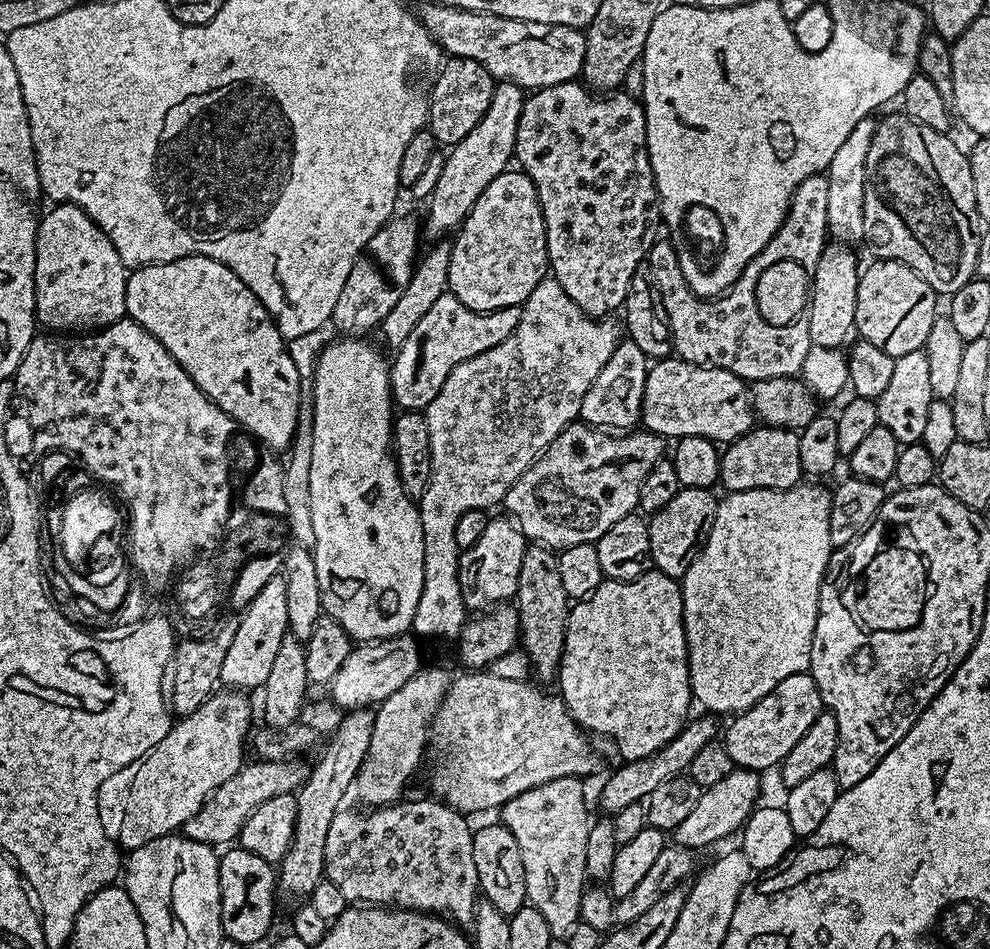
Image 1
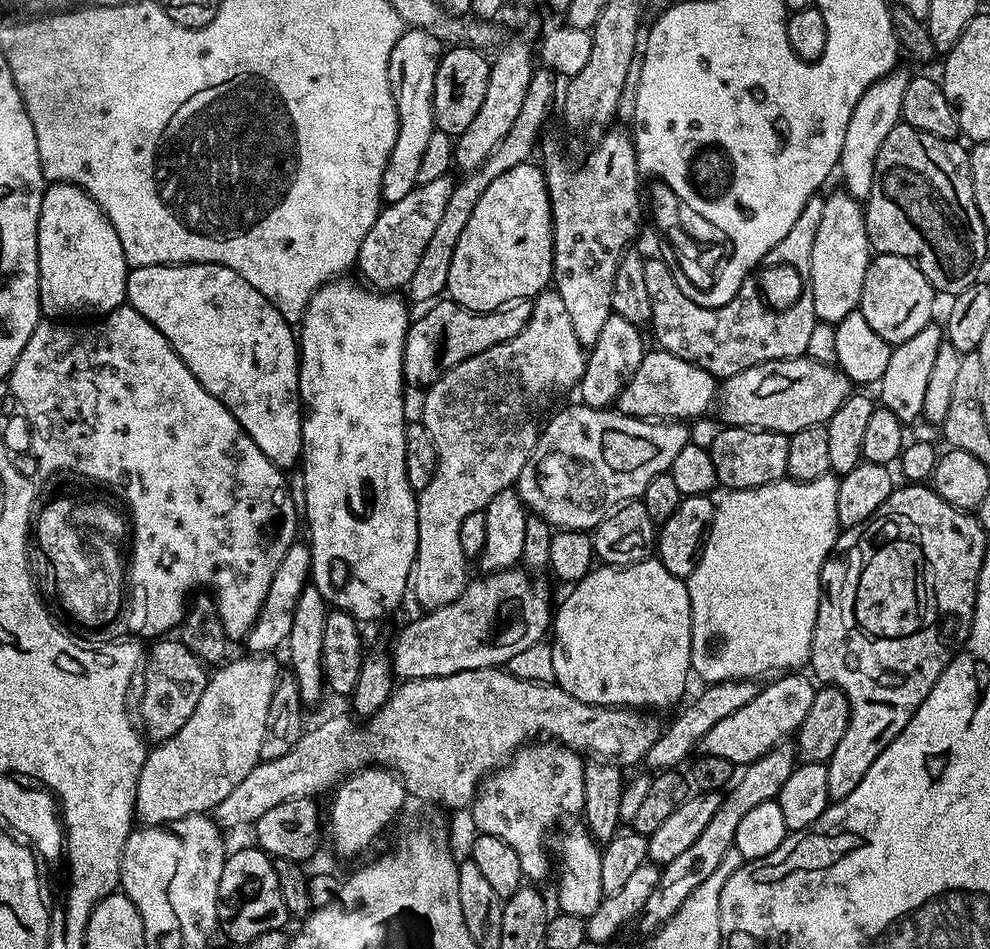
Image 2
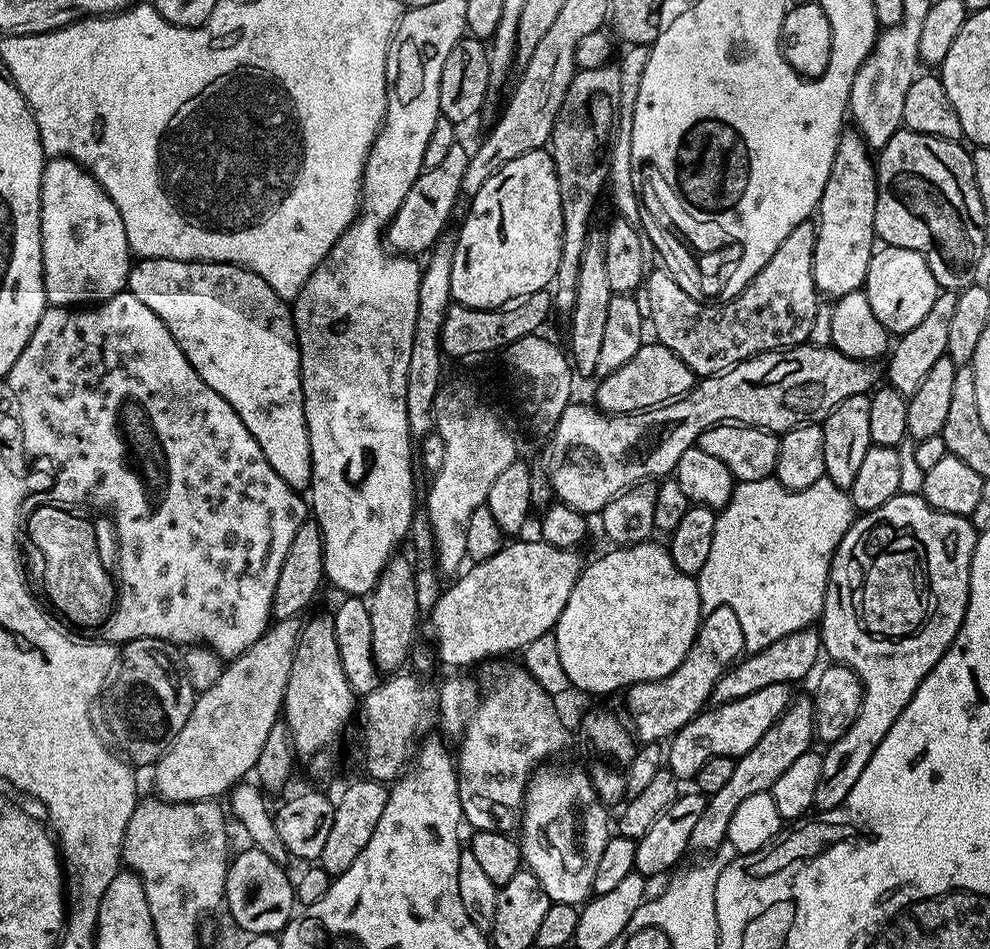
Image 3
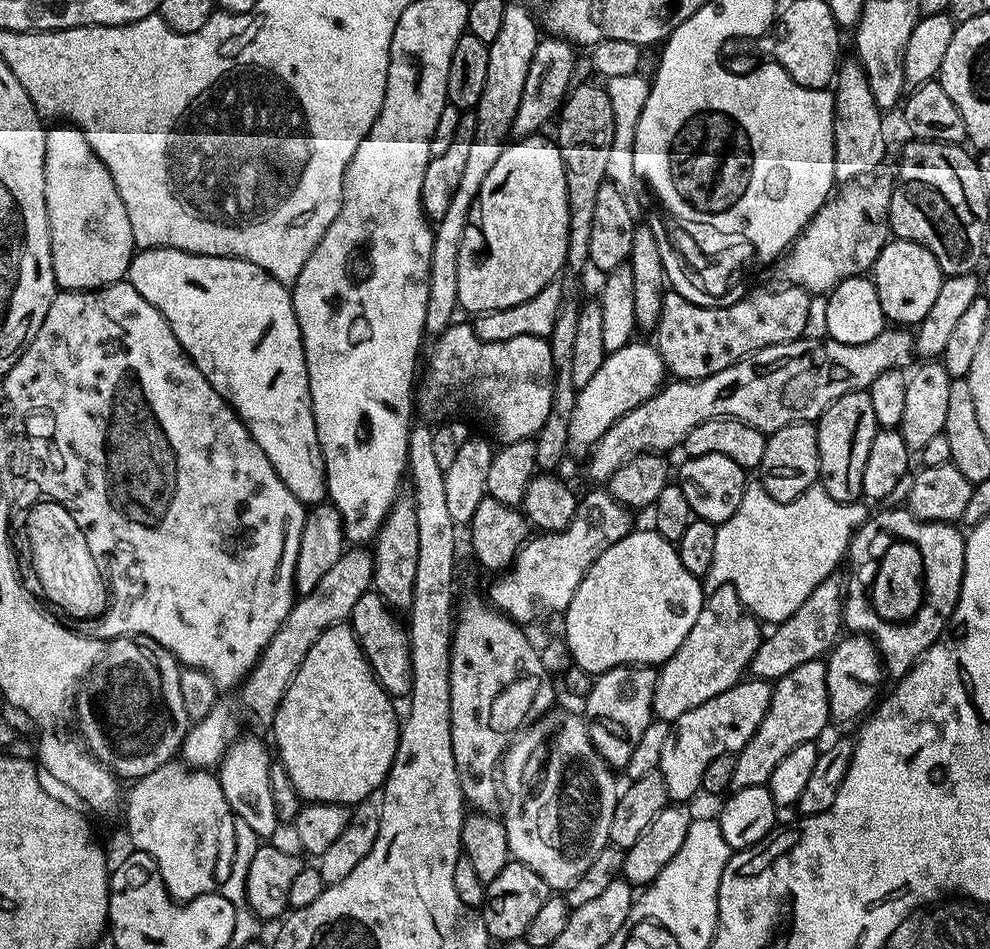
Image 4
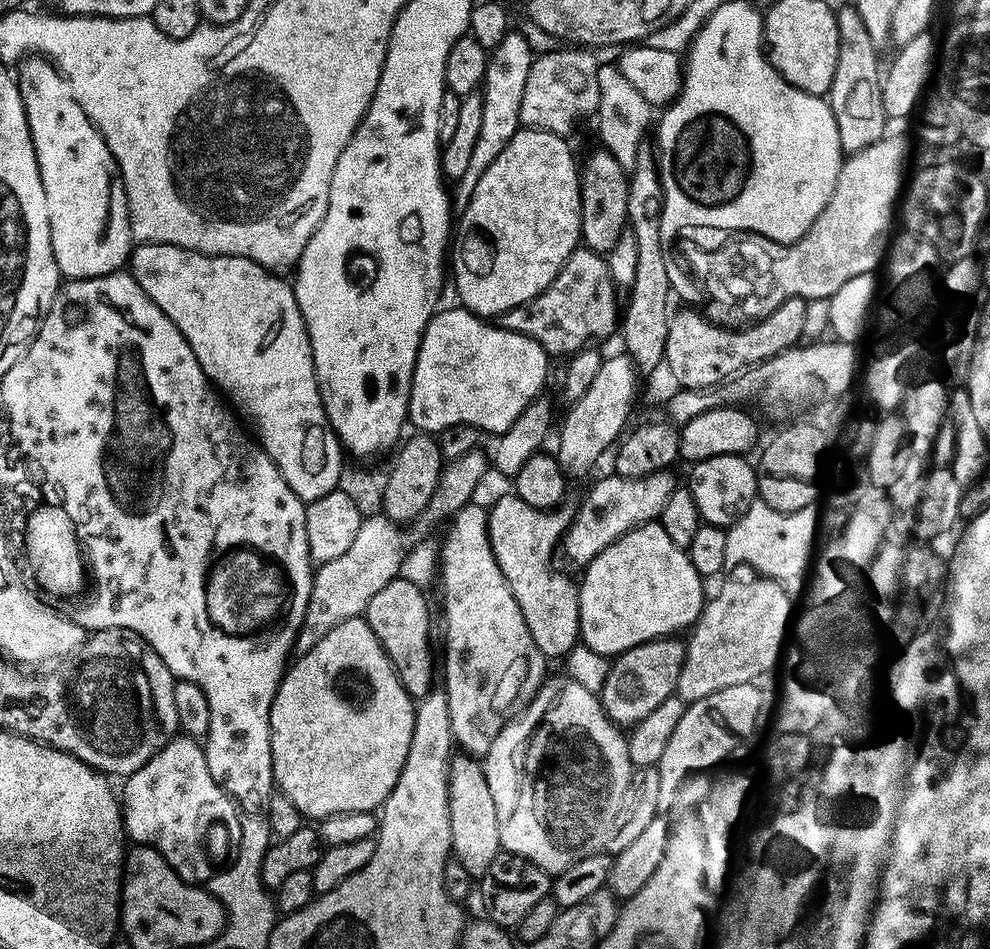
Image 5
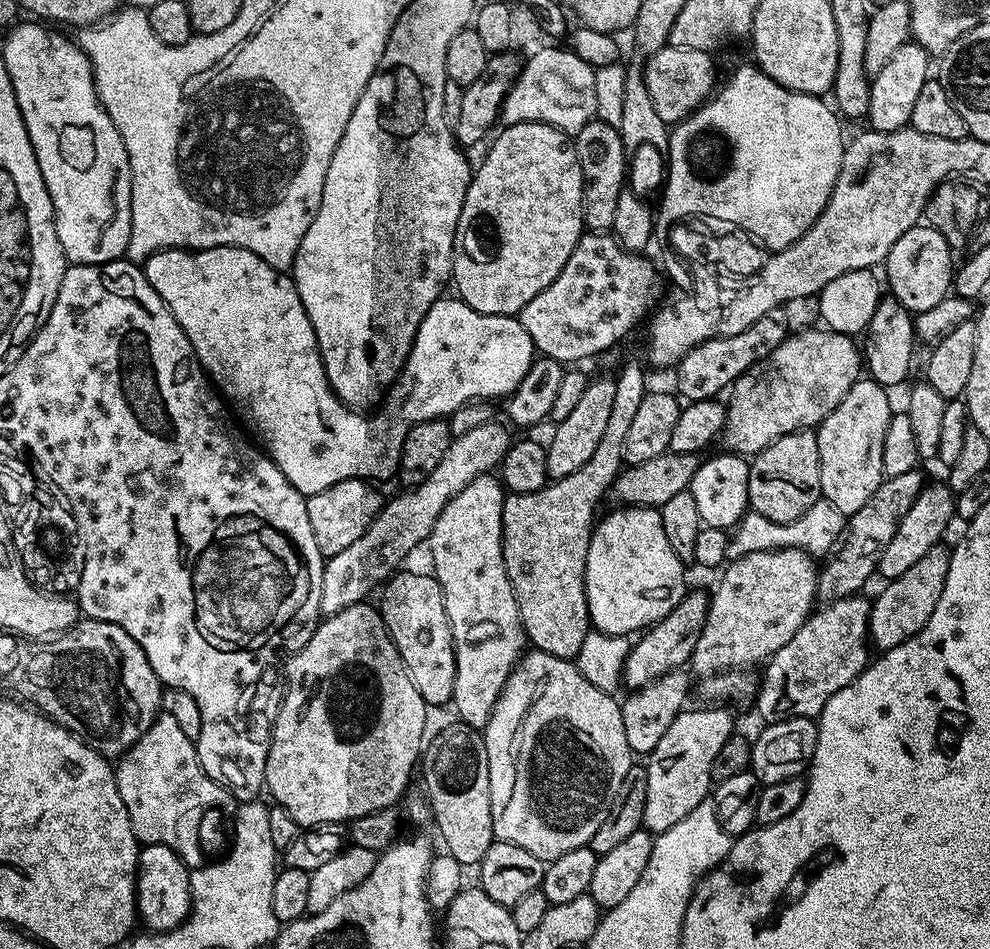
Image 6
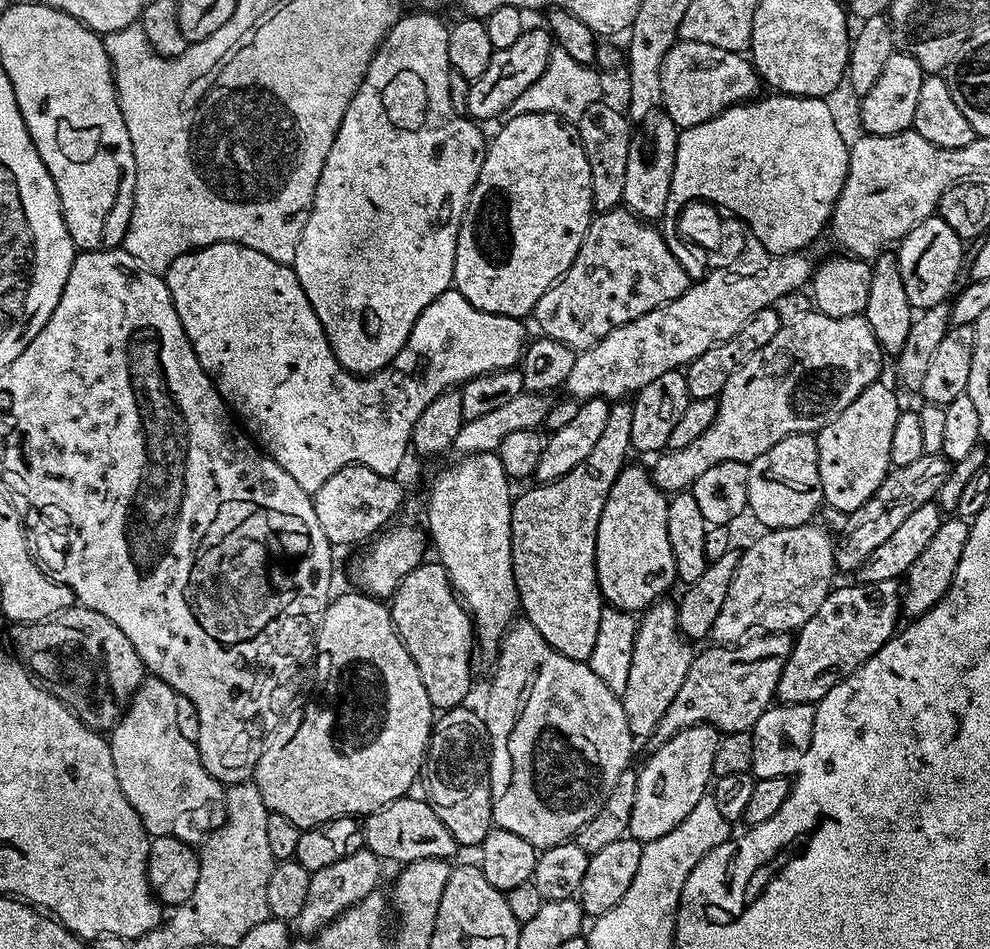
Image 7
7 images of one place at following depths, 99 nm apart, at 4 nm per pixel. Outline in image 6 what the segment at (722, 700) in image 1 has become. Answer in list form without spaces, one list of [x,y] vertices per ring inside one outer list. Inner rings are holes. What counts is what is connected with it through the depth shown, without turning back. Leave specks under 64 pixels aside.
[[[821,498],[806,514],[802,514],[794,522],[779,524],[770,522],[770,518],[762,518],[762,514],[749,511],[739,524],[735,525],[734,535],[730,540],[733,553],[769,552],[775,548],[800,548],[813,558],[823,557],[834,546],[834,542],[844,535],[846,518],[830,501]]]

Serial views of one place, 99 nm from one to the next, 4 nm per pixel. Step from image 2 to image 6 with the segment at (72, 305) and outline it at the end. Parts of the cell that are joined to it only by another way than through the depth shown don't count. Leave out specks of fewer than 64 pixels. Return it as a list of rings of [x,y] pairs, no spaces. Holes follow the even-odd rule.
[[[17,23],[7,33],[2,62],[10,74],[14,98],[24,119],[38,170],[42,170],[42,182],[46,182],[50,194],[58,242],[69,265],[114,262],[128,251],[132,225],[132,175],[126,146],[114,122],[110,122],[110,114],[106,114],[100,104],[92,77],[92,63],[79,43],[75,39],[67,40],[62,33],[55,32],[60,30],[47,23],[32,23],[36,24]]]

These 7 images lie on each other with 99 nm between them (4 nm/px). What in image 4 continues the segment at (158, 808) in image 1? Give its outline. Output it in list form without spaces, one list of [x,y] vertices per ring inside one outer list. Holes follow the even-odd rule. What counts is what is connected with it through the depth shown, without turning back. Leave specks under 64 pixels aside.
[[[356,546],[340,555],[334,567],[318,581],[318,586],[293,603],[290,614],[286,614],[282,626],[278,626],[274,638],[270,638],[262,650],[258,662],[245,676],[243,684],[235,689],[236,697],[233,700],[218,699],[206,718],[189,727],[182,745],[182,760],[187,767],[193,770],[215,769],[228,745],[243,729],[240,727],[244,720],[253,716],[256,720],[271,721],[310,646],[314,646],[314,642],[318,642],[330,626],[345,623],[352,615],[354,602],[358,602],[360,595],[372,588],[372,552],[364,550]]]

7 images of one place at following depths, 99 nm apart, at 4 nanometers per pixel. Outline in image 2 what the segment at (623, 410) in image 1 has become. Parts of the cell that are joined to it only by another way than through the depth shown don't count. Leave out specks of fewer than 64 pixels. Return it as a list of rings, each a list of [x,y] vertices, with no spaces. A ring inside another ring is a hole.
[[[612,315],[606,318],[602,326],[602,334],[598,334],[598,342],[587,353],[584,373],[578,385],[579,399],[591,408],[607,408],[615,405],[622,390],[634,378],[638,366],[642,362],[646,345],[640,337],[641,329],[635,324],[626,322],[626,318]]]

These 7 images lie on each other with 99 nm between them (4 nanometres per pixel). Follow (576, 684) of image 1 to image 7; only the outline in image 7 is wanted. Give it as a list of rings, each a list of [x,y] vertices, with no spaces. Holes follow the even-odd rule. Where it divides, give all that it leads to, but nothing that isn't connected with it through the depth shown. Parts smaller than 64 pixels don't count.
[[[629,463],[618,474],[596,535],[596,577],[600,595],[613,608],[639,613],[657,600],[667,597],[672,584],[677,583],[674,554],[666,534],[666,514],[669,497],[655,482],[647,467]]]

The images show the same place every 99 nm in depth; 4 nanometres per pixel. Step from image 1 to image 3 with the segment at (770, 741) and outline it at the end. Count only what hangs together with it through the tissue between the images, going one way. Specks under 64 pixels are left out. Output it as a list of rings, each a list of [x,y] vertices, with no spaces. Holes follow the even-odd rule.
[[[786,684],[765,686],[763,690],[754,690],[754,694],[746,694],[746,698],[731,700],[725,704],[705,707],[704,711],[686,726],[682,726],[671,737],[666,748],[666,767],[673,772],[677,781],[691,781],[702,770],[702,766],[715,756],[738,758],[746,754],[778,722],[778,718],[794,699],[793,689]]]

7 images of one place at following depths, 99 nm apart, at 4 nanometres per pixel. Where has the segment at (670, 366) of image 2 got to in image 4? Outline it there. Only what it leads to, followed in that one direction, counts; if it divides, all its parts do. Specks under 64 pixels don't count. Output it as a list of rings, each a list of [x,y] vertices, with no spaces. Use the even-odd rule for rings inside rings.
[[[633,342],[622,346],[622,350],[609,352],[594,378],[590,378],[590,382],[586,382],[586,386],[579,388],[576,393],[574,414],[570,418],[568,452],[581,458],[587,457],[606,434],[606,430],[614,426],[614,422],[630,414],[630,410],[642,406],[642,402],[665,387],[664,376],[666,377],[664,359],[660,357],[660,349],[655,343]]]

